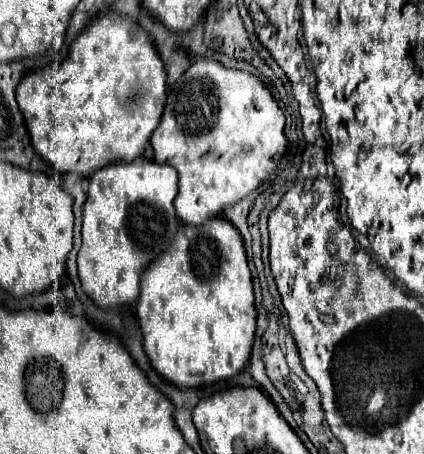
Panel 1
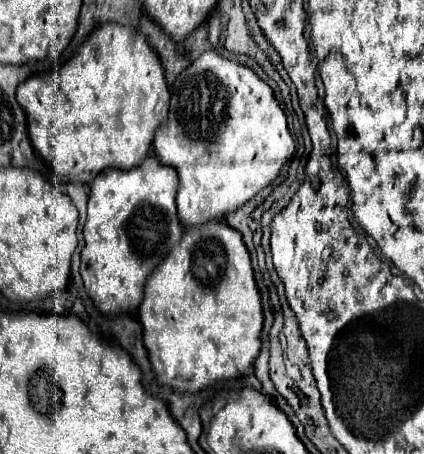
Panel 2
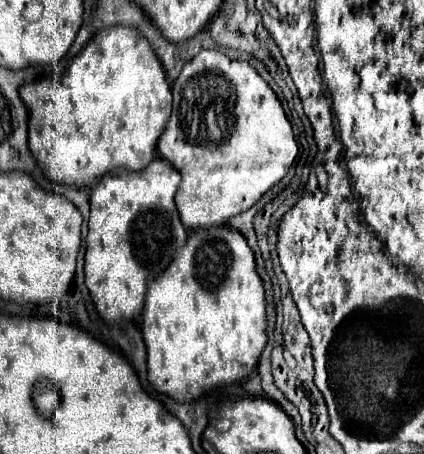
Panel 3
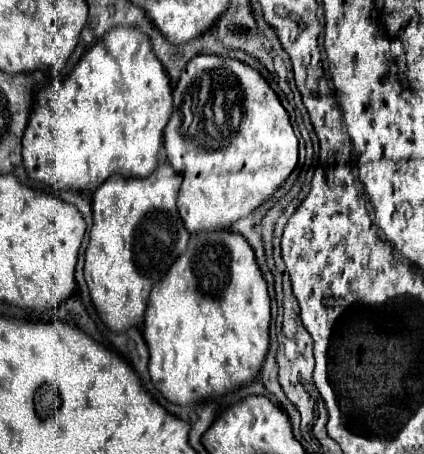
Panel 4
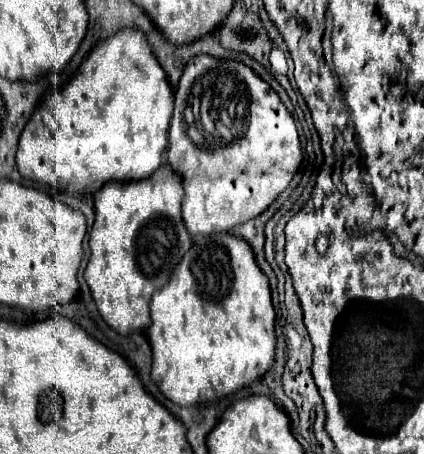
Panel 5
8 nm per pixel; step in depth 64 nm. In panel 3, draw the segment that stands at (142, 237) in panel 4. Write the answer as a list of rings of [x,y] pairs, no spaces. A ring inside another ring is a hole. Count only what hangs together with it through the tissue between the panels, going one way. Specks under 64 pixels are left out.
[[[154,158],[140,172],[106,172],[90,194],[84,274],[86,288],[102,320],[138,318],[146,296],[146,282],[156,278],[176,248],[184,246],[186,230],[180,222],[174,194],[180,174],[162,158]]]

